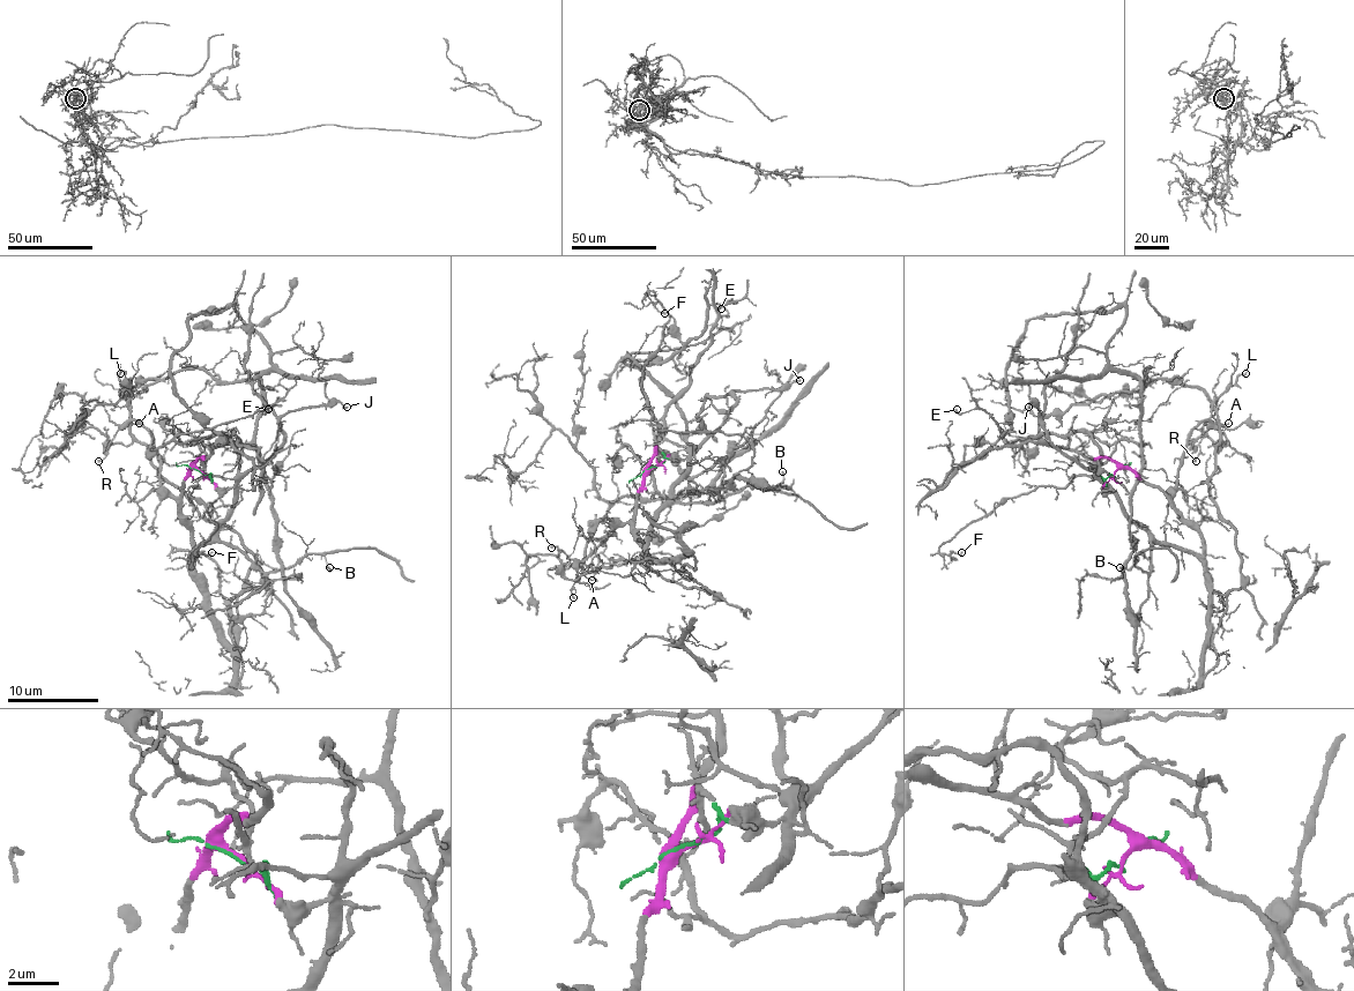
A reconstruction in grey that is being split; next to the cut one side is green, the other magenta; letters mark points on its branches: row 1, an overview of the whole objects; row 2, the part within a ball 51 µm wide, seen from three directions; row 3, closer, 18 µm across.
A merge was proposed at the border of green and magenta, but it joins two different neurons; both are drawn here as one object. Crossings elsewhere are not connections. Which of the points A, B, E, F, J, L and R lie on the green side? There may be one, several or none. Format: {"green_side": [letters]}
{"green_side": []}

